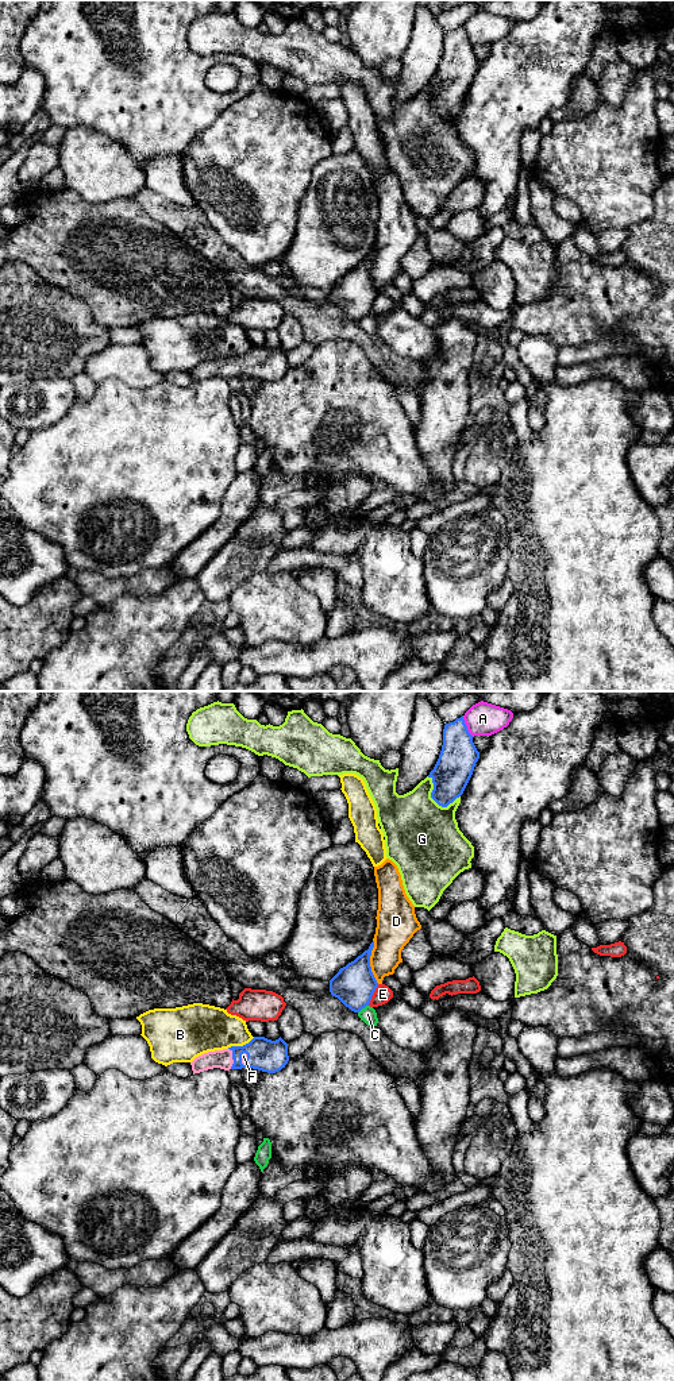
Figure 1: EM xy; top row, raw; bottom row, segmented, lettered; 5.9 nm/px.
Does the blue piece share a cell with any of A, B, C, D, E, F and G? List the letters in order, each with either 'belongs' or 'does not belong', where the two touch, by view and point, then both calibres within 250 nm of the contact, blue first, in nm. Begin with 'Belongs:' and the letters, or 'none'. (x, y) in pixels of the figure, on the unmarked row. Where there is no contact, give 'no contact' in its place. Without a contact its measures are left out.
Belongs: F
A: does not belong; contact xy (466, 35); calibres 220 and 200 nm
B: does not belong; contact xy (241, 355); calibres 190 and 280 nm
C: does not belong; contact xy (362, 316); calibres 240 and 90 nm
D: does not belong; contact xy (369, 270); calibres 240 and 220 nm
E: does not belong; contact xy (372, 304); calibres 240 and 110 nm
F: belongs; contact xy (232, 367); calibres 190 and 110 nm
G: does not belong; contact xy (435, 110); calibres 220 and 440 nm

